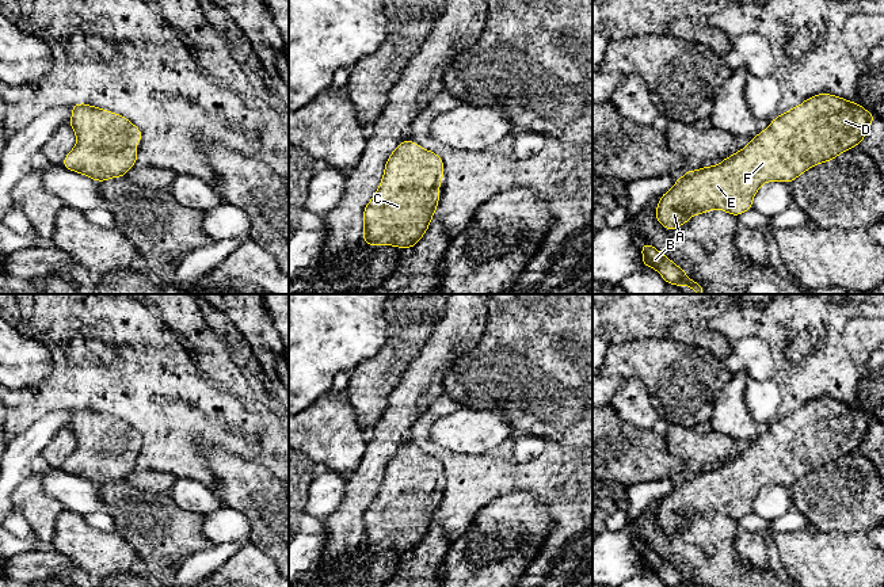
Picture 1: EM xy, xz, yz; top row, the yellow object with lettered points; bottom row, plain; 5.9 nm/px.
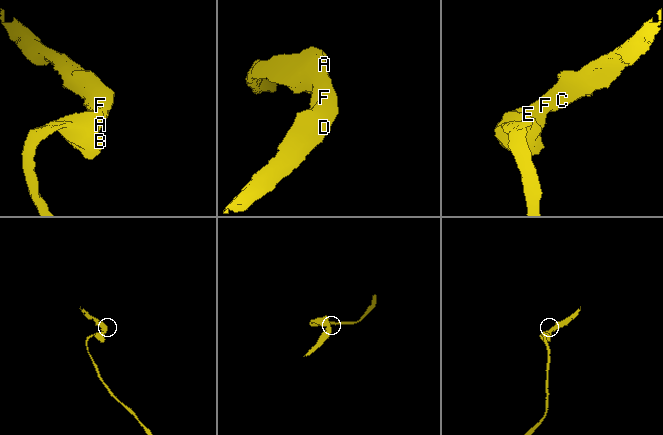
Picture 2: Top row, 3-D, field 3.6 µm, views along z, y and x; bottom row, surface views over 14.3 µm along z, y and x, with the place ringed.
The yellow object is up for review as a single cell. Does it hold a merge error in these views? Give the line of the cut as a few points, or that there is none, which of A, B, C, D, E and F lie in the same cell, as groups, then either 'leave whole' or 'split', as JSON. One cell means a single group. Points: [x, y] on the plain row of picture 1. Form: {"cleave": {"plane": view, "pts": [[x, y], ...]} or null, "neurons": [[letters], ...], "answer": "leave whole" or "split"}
{"cleave": null, "neurons": [["A", "B", "C", "D", "E", "F"]], "answer": "leave whole"}

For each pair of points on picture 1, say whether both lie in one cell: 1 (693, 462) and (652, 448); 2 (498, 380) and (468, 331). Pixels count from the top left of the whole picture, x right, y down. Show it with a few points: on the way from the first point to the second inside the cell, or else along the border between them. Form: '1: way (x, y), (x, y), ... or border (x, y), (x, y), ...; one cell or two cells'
1: border (660, 435), (666, 448), (682, 462), (685, 473); two cells
2: border (488, 313), (483, 336), (461, 354), (453, 365); two cells

